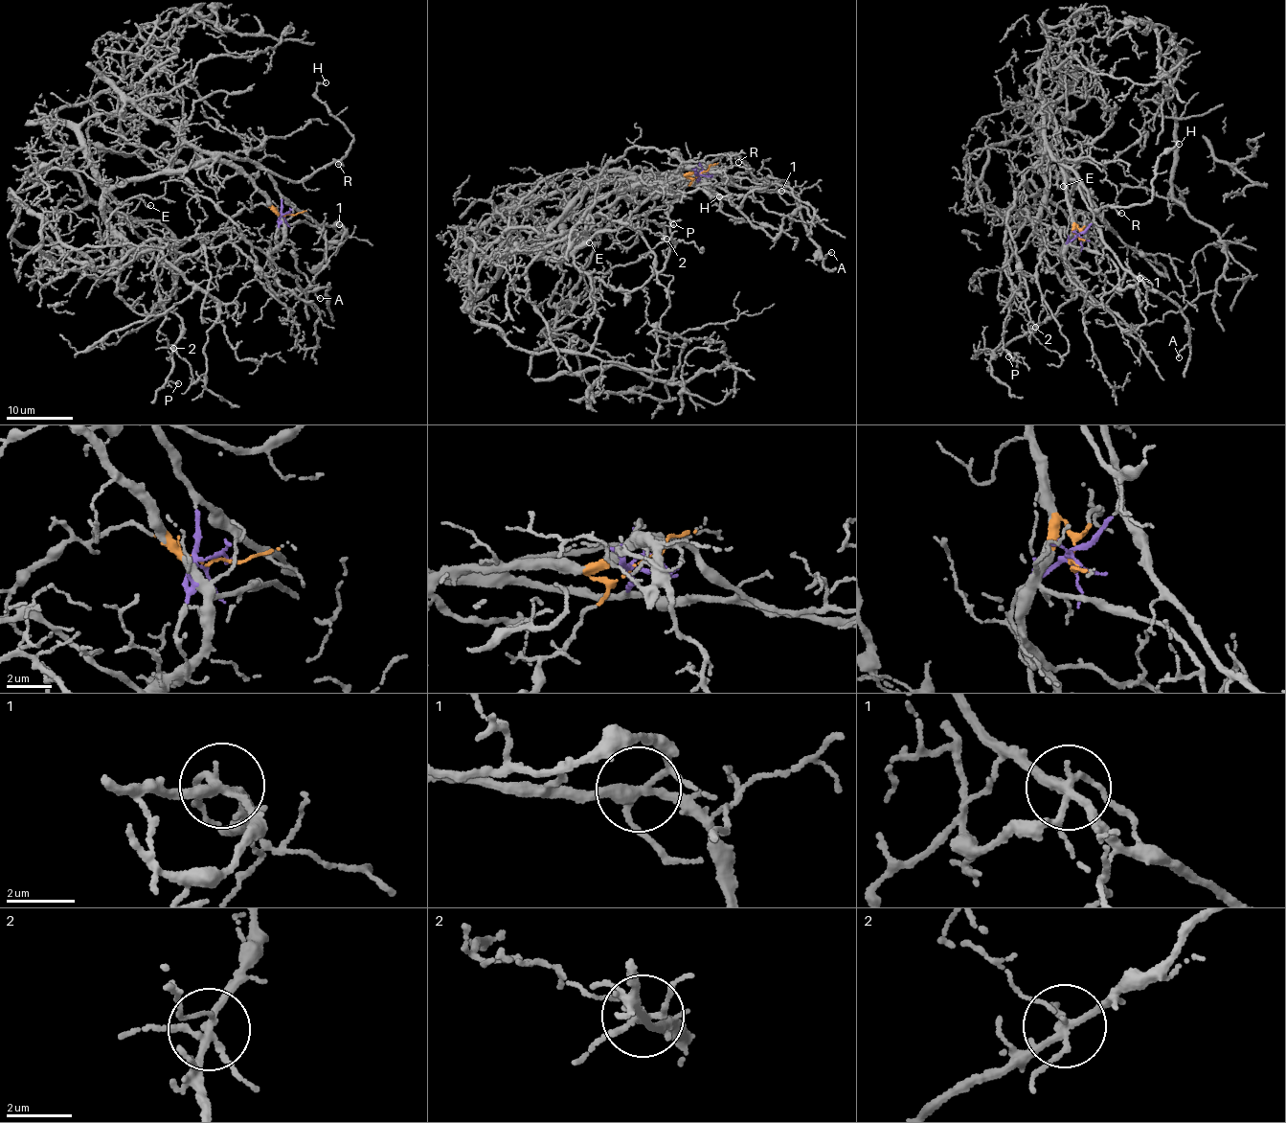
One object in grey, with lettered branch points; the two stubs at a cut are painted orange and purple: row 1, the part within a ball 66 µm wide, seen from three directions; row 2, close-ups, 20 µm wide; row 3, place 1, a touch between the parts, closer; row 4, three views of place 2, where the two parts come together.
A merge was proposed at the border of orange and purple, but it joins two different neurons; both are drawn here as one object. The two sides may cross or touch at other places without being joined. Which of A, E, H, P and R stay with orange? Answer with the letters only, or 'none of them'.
E, P

